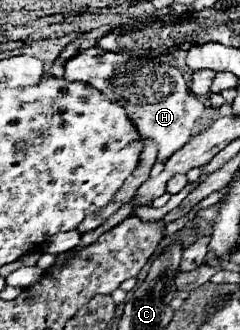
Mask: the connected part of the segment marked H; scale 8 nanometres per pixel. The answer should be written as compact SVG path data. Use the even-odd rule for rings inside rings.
M99 46L81 50L67 60L65 78L69 82L83 82L101 90L109 100L121 104L127 118L135 124L141 138L149 138L159 144L159 160L167 160L185 142L191 140L195 122L203 116L203 102L191 94L191 88L179 68L161 62L159 52L109 52Z

